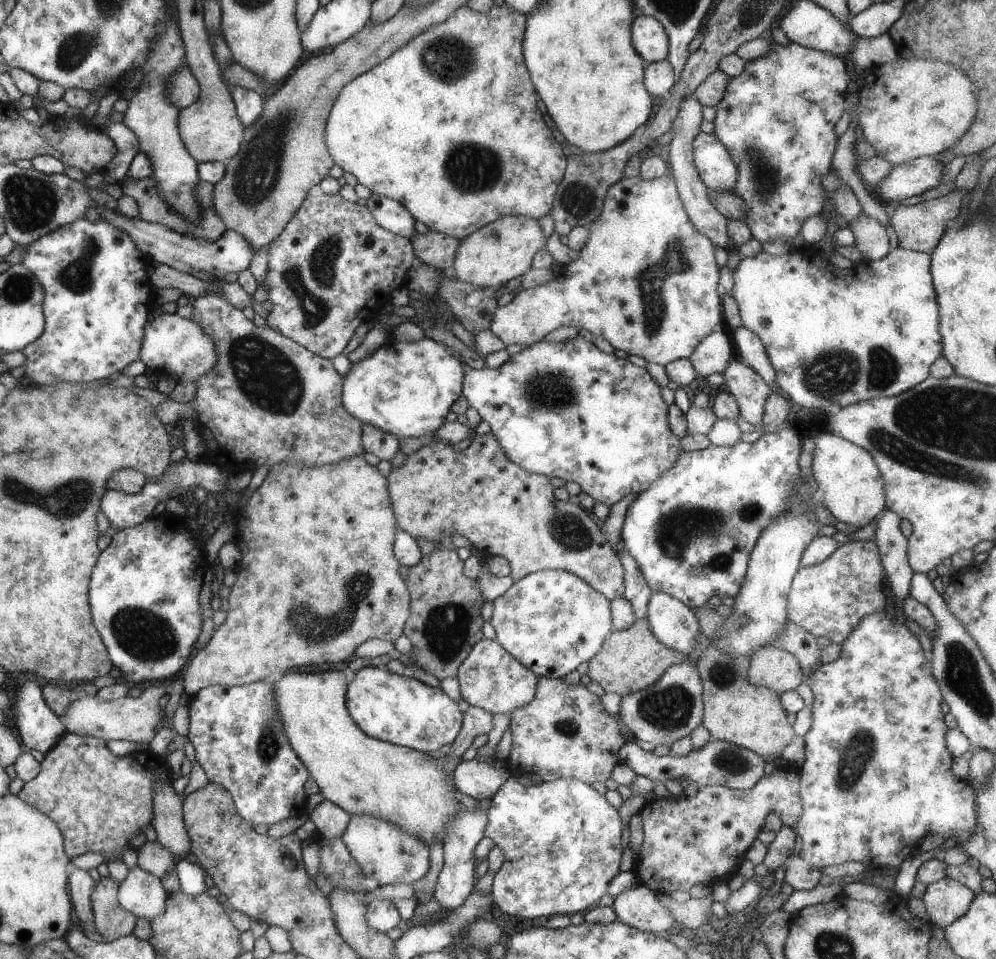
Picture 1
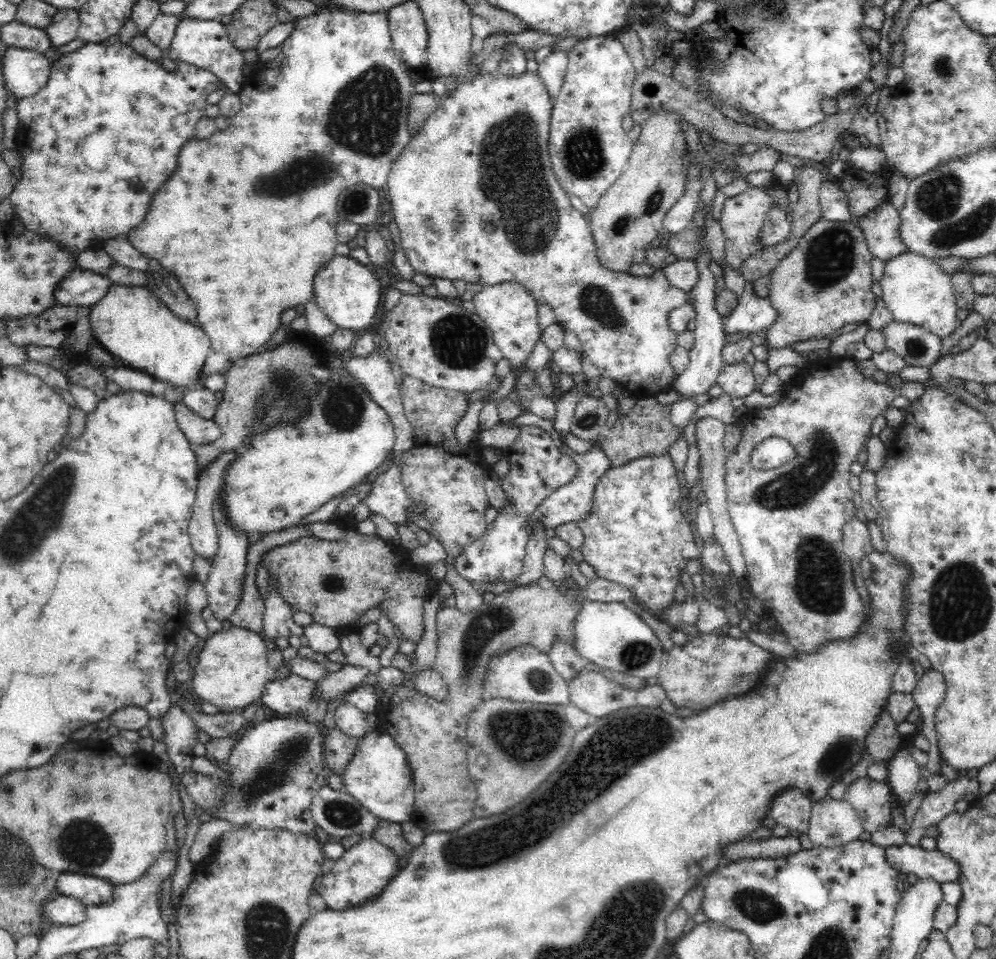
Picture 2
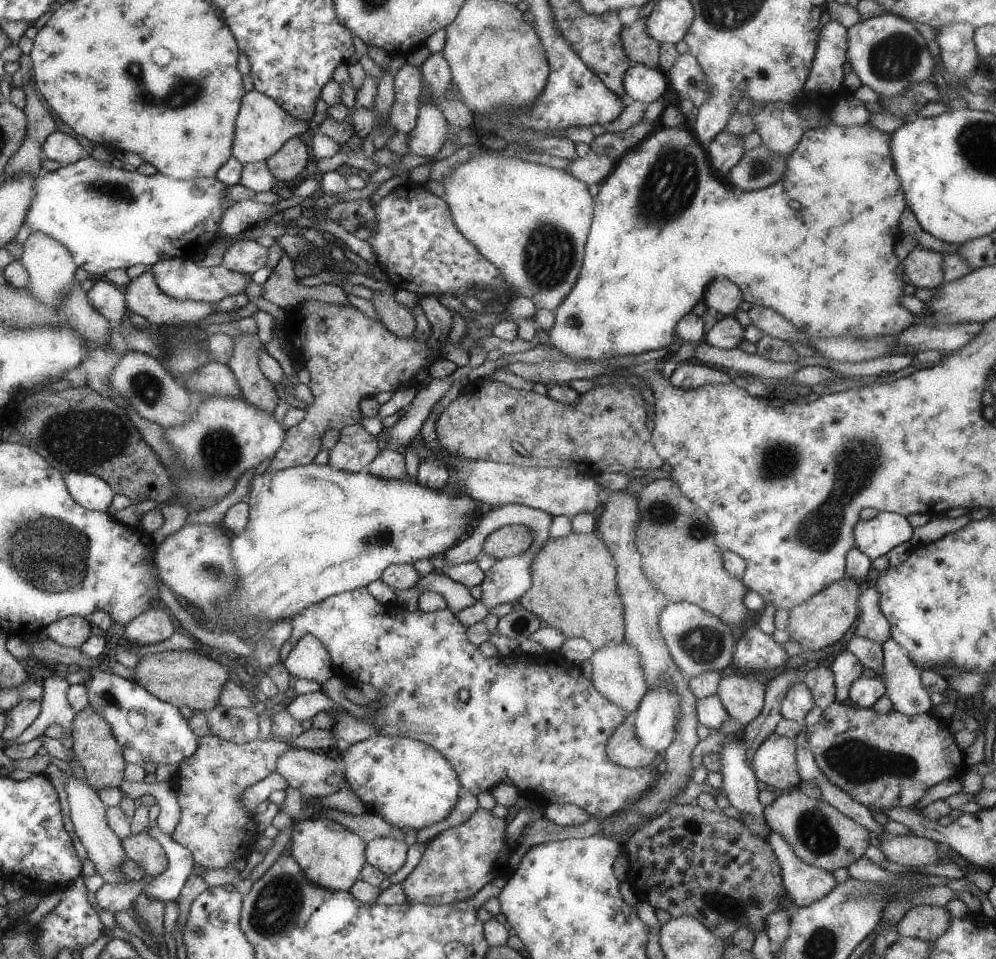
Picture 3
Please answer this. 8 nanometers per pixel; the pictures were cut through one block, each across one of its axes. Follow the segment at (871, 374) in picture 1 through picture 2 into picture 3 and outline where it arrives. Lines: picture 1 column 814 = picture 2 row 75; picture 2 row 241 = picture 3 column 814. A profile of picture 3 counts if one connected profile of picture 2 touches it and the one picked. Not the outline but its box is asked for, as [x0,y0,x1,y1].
[547,124,917,364]

